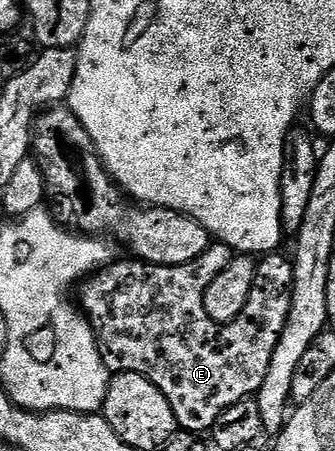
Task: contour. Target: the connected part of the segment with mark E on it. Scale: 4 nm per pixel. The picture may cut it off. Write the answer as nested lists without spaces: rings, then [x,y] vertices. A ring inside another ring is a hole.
[[[212,243],[208,247],[208,251],[204,251],[204,255],[200,255],[200,259],[196,259],[187,265],[148,265],[144,261],[137,259],[129,259],[130,261],[118,261],[97,270],[93,275],[85,278],[81,282],[82,301],[80,300],[80,308],[90,321],[90,325],[94,328],[94,334],[98,340],[100,347],[100,355],[104,359],[107,369],[111,374],[115,373],[136,373],[144,374],[147,379],[155,386],[165,398],[168,399],[169,405],[173,409],[174,418],[178,421],[181,429],[186,429],[190,433],[203,434],[209,432],[211,427],[215,425],[217,419],[226,412],[230,407],[239,404],[246,398],[255,396],[259,387],[264,383],[264,377],[268,373],[268,366],[272,361],[272,354],[276,349],[276,343],[279,342],[280,333],[284,329],[284,323],[287,322],[288,311],[291,309],[291,293],[292,283],[294,282],[293,262],[279,252],[265,254],[259,261],[256,271],[255,282],[252,285],[251,294],[248,302],[245,303],[244,309],[236,319],[229,322],[225,326],[218,326],[214,320],[208,315],[208,311],[204,307],[204,291],[208,287],[208,283],[212,283],[212,279],[216,279],[216,275],[220,275],[220,271],[224,271],[224,267],[228,267],[230,260],[236,256],[233,249],[221,243]]]

